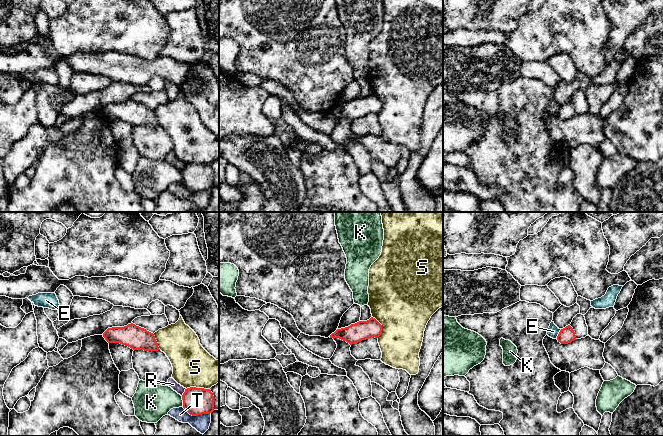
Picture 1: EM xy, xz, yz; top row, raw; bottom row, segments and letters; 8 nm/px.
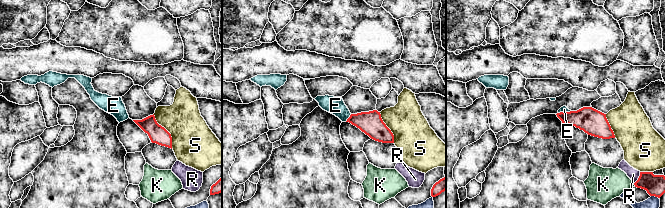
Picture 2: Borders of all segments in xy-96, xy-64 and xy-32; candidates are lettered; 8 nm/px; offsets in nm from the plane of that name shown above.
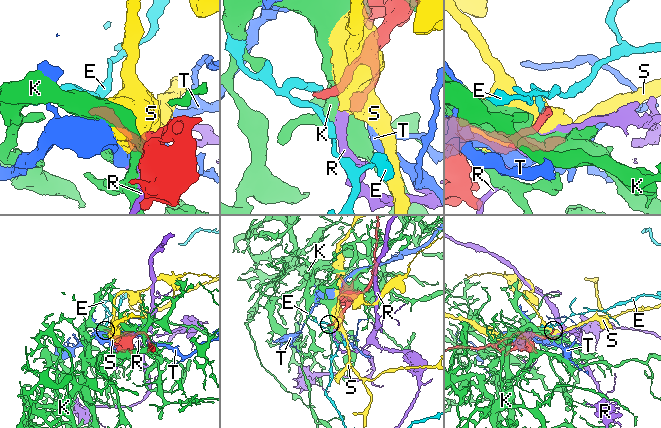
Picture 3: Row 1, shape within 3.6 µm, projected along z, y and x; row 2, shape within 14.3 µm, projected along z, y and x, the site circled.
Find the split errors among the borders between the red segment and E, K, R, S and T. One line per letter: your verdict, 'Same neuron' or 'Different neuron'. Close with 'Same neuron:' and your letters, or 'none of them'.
E: Different neuron
K: Different neuron
R: Different neuron
S: Different neuron
T: Different neuron
Same neuron: none of them

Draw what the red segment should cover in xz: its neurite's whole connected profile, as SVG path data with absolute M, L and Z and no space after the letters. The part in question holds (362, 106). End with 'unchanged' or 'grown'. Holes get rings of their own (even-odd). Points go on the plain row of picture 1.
M373 93L367 97L359 97L348 103L337 105L330 114L339 114L350 121L371 113L378 114L382 109L382 101Z; unchanged

